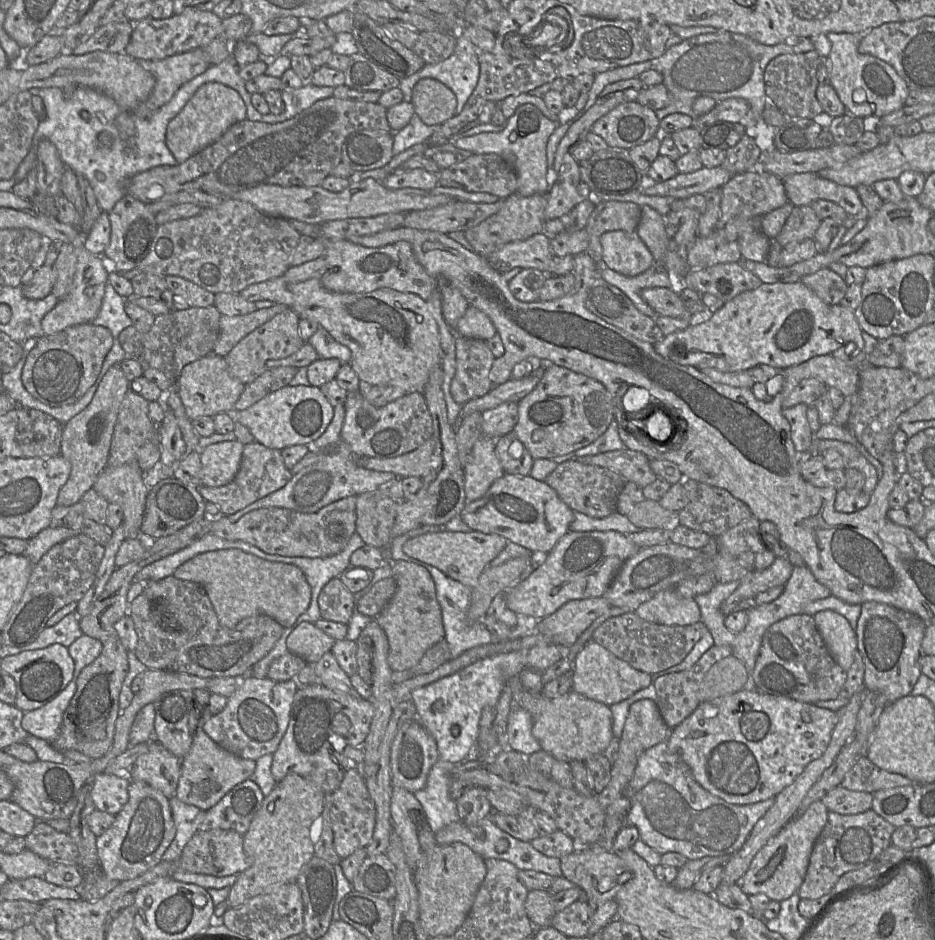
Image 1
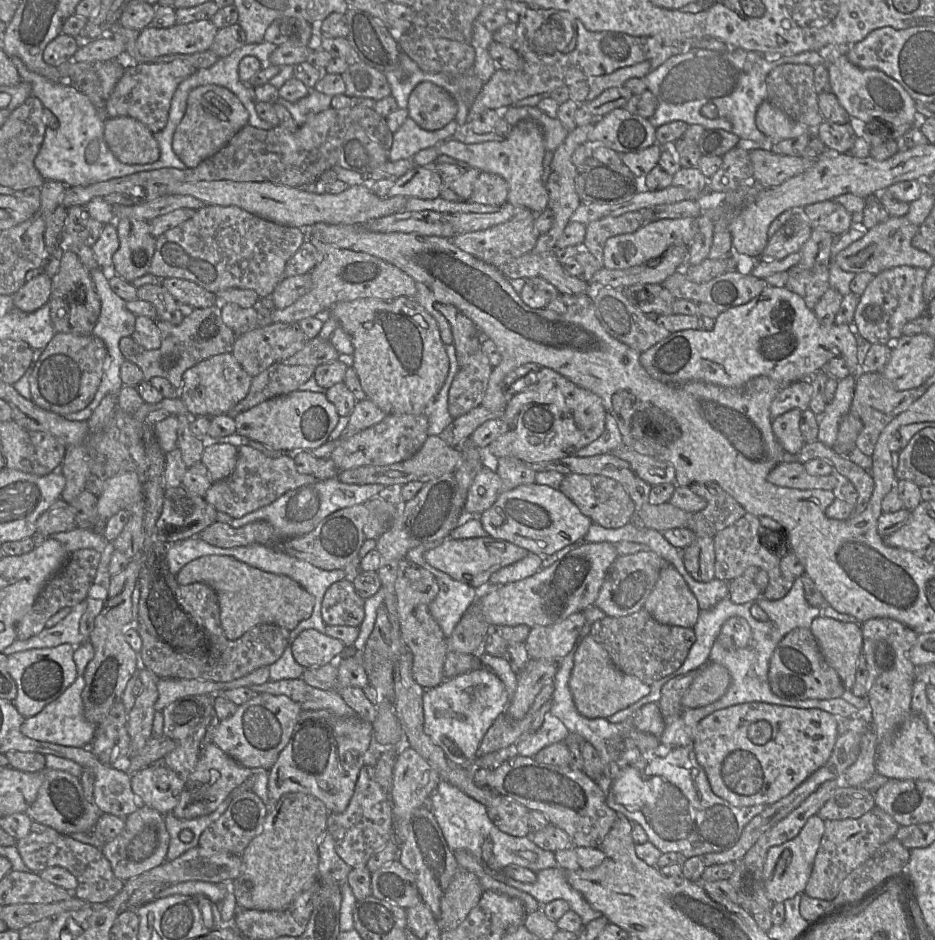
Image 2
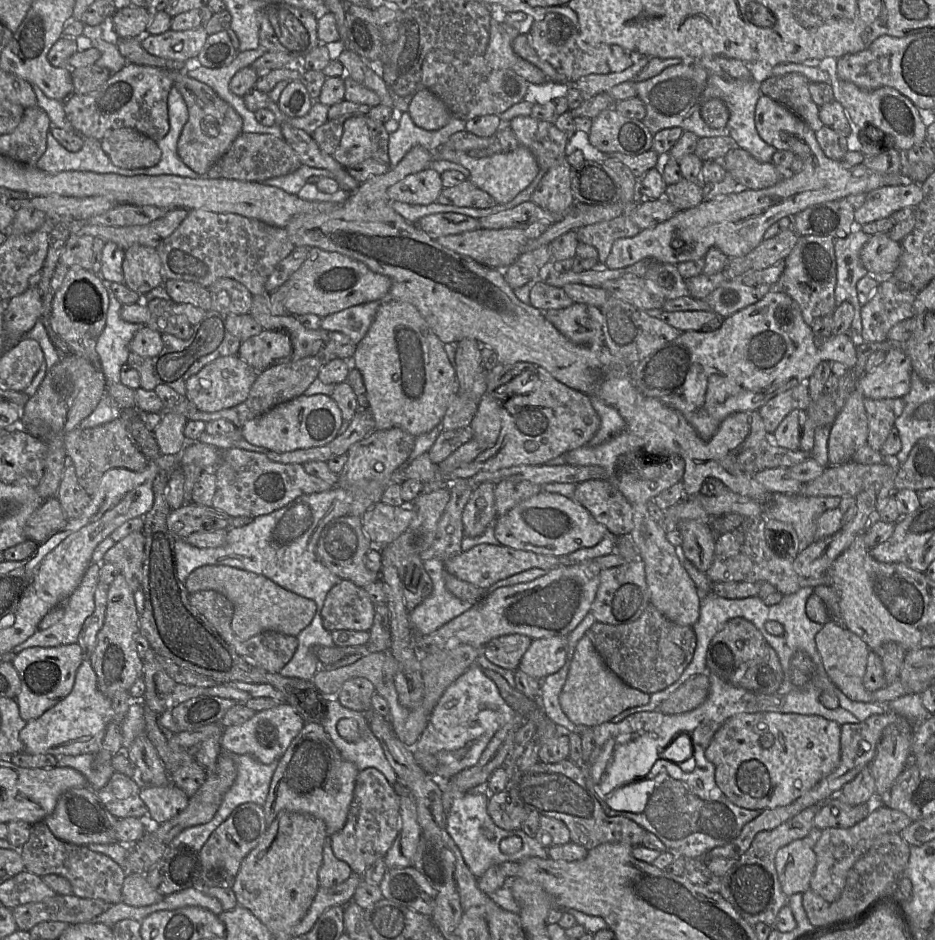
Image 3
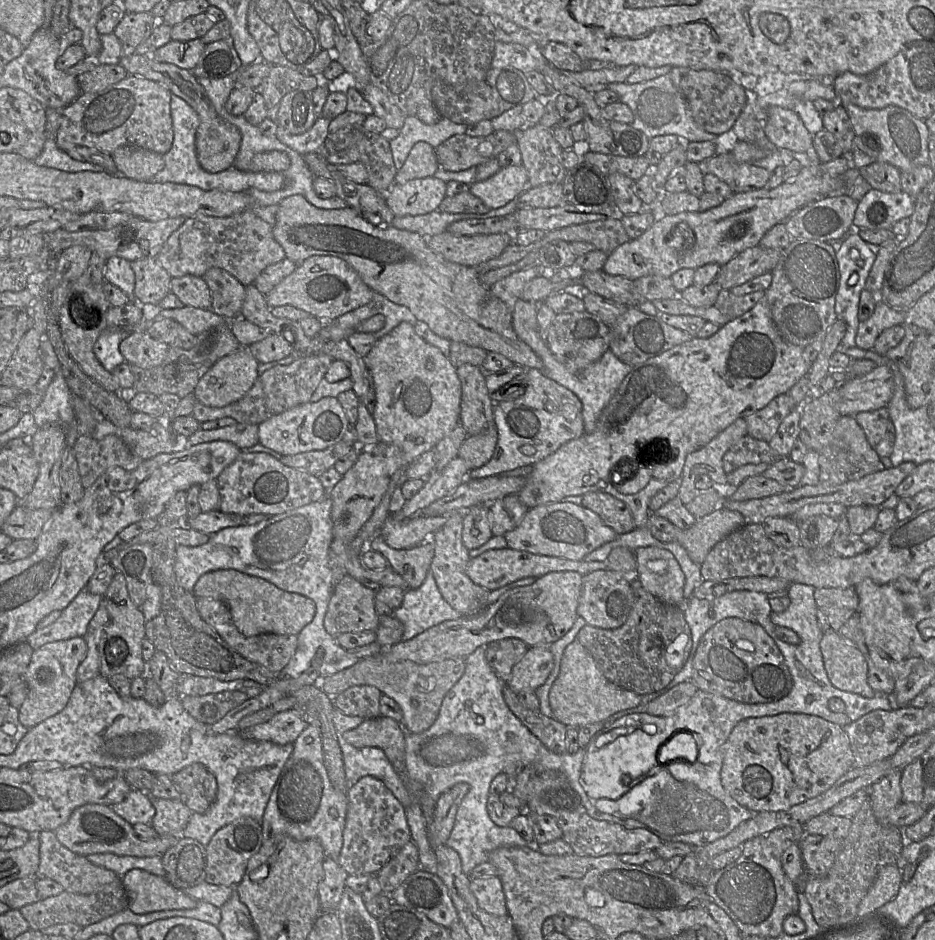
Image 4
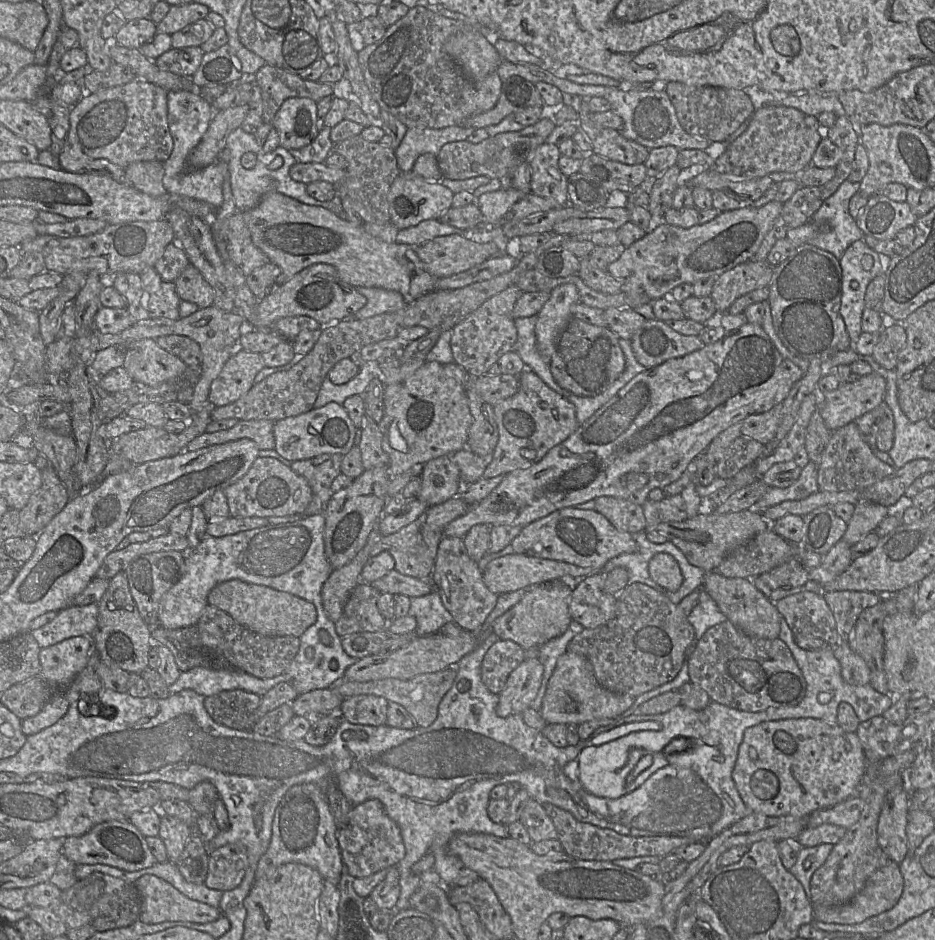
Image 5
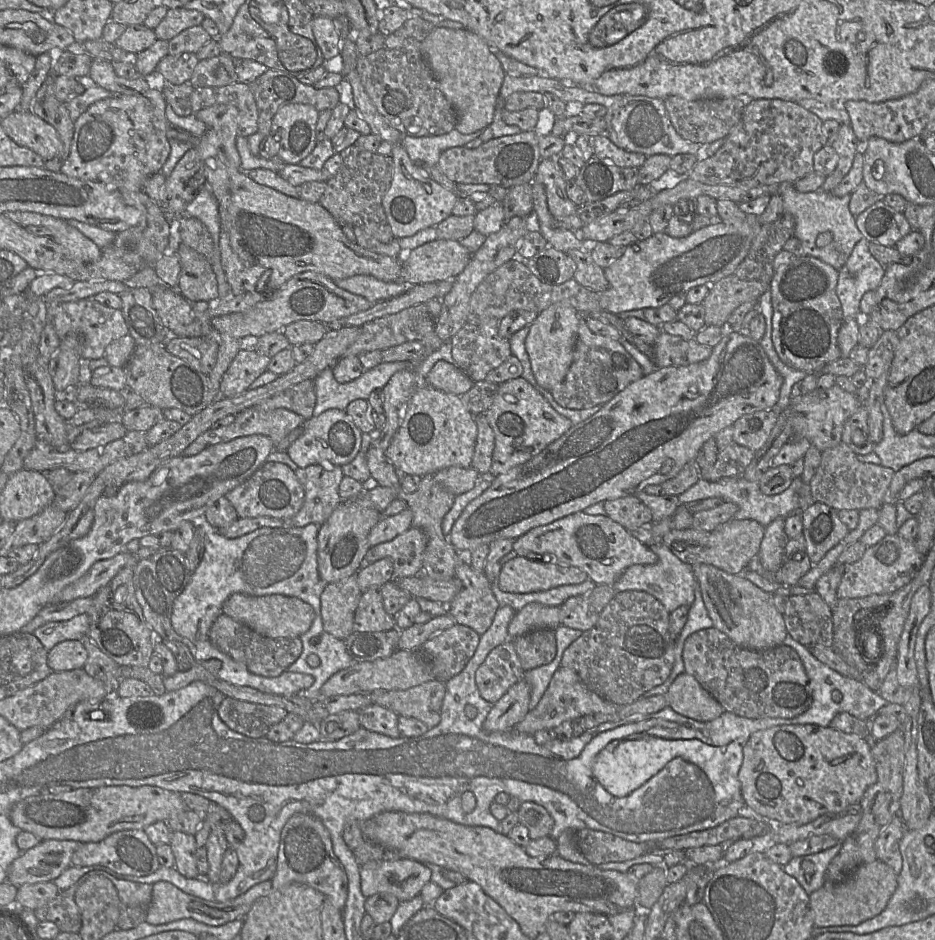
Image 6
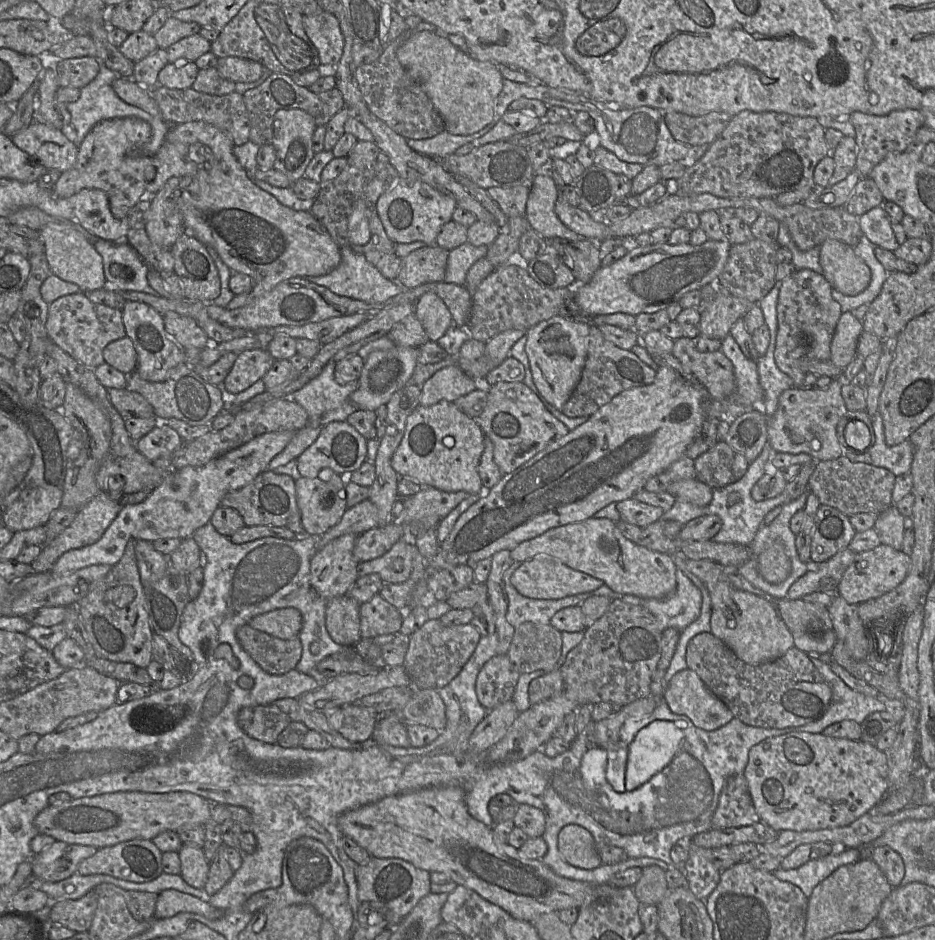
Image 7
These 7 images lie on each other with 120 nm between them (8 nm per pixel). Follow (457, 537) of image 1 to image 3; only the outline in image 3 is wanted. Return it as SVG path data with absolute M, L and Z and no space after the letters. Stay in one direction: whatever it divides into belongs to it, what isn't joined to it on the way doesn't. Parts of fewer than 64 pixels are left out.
M479 544L445 561L444 569L462 581L487 590L495 582L531 568L549 571L558 566L570 564L574 563L566 562L565 559L552 555L517 550L501 544Z

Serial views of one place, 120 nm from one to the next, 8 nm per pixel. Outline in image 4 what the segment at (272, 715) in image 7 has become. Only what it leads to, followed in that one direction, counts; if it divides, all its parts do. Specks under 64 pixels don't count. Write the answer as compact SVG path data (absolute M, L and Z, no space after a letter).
M224 691L202 696L180 697L184 709L197 721L211 725L248 698L241 691Z

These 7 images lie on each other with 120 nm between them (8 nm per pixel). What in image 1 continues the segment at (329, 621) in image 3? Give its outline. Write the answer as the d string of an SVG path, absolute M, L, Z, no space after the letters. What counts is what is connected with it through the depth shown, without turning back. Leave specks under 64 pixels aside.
M337 577L323 587L318 604L322 619L348 624L354 608L353 593Z

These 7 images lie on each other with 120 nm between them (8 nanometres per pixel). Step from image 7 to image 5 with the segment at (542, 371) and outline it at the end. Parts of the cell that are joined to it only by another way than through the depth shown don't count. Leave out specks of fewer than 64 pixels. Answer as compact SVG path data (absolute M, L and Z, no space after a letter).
M565 283L551 291L548 301L537 314L535 334L537 348L546 361L551 361L561 334L569 324L571 307L579 302L579 293L573 283Z

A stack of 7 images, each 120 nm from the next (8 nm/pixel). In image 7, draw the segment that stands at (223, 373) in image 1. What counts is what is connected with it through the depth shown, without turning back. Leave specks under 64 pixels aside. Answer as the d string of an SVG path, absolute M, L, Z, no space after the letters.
M255 348L238 353L237 359L221 385L222 390L227 396L246 390L262 379L274 361L266 348Z

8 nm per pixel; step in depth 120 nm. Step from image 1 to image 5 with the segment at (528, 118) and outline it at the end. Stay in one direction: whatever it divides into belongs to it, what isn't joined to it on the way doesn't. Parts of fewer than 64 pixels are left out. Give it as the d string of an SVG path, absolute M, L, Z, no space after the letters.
M515 188L499 189L474 197L473 204L476 205L484 216L484 222L494 224L499 222L508 210L519 201L524 194Z

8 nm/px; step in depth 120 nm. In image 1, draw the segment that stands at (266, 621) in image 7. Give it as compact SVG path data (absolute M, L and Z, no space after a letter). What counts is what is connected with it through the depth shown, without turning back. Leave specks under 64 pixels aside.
M237 548L198 554L180 565L173 576L201 585L213 605L219 623L228 629L256 614L267 615L284 628L290 627L308 609L312 596L311 587L299 567L271 562Z

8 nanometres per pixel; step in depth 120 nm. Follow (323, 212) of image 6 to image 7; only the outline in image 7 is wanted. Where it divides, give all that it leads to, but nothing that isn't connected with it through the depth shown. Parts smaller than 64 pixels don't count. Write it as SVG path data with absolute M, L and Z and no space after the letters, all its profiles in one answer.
M192 121L178 125L172 125L167 132L164 142L158 152L153 156L153 165L156 169L155 179L149 182L146 187L146 197L154 196L171 177L183 178L191 175L192 183L182 190L177 200L178 208L181 210L184 219L185 231L195 236L206 247L212 247L219 254L222 261L230 268L232 273L243 273L252 278L252 287L244 293L235 294L226 308L235 309L251 303L253 300L271 291L277 284L297 276L321 276L335 269L341 262L341 251L333 241L323 225L313 216L310 211L297 211L281 204L273 195L261 189L244 169L233 153L235 145L230 137L217 127L203 121Z

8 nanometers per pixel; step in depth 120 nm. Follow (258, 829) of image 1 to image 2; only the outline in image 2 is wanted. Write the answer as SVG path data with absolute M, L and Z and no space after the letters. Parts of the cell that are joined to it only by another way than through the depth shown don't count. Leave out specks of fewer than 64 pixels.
M292 792L283 795L277 802L271 802L262 830L256 835L241 854L242 870L232 881L232 890L238 908L262 911L279 911L286 909L303 891L319 882L319 841L327 831L329 811L318 798L302 793Z

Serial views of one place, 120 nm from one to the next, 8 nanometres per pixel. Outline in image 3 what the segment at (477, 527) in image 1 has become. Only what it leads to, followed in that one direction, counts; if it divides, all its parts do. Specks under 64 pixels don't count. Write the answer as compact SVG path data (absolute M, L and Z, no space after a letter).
M545 491L519 503L505 515L496 517L493 527L495 538L503 546L556 557L565 557L578 549L593 547L609 534L607 528L598 523L583 506L563 495Z

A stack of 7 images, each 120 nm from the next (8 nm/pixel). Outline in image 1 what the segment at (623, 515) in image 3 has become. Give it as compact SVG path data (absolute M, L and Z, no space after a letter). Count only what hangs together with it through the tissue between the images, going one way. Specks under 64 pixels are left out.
M576 459L561 462L544 481L573 511L592 518L605 518L616 512L617 500L624 486L624 479L603 467L580 463Z

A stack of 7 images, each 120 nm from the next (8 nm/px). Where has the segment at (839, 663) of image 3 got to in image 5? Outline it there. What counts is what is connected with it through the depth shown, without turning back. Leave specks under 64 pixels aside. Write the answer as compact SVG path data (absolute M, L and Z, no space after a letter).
M840 641L833 647L833 654L841 666L843 679L851 685L868 685L870 669L861 656L856 654L847 641Z

